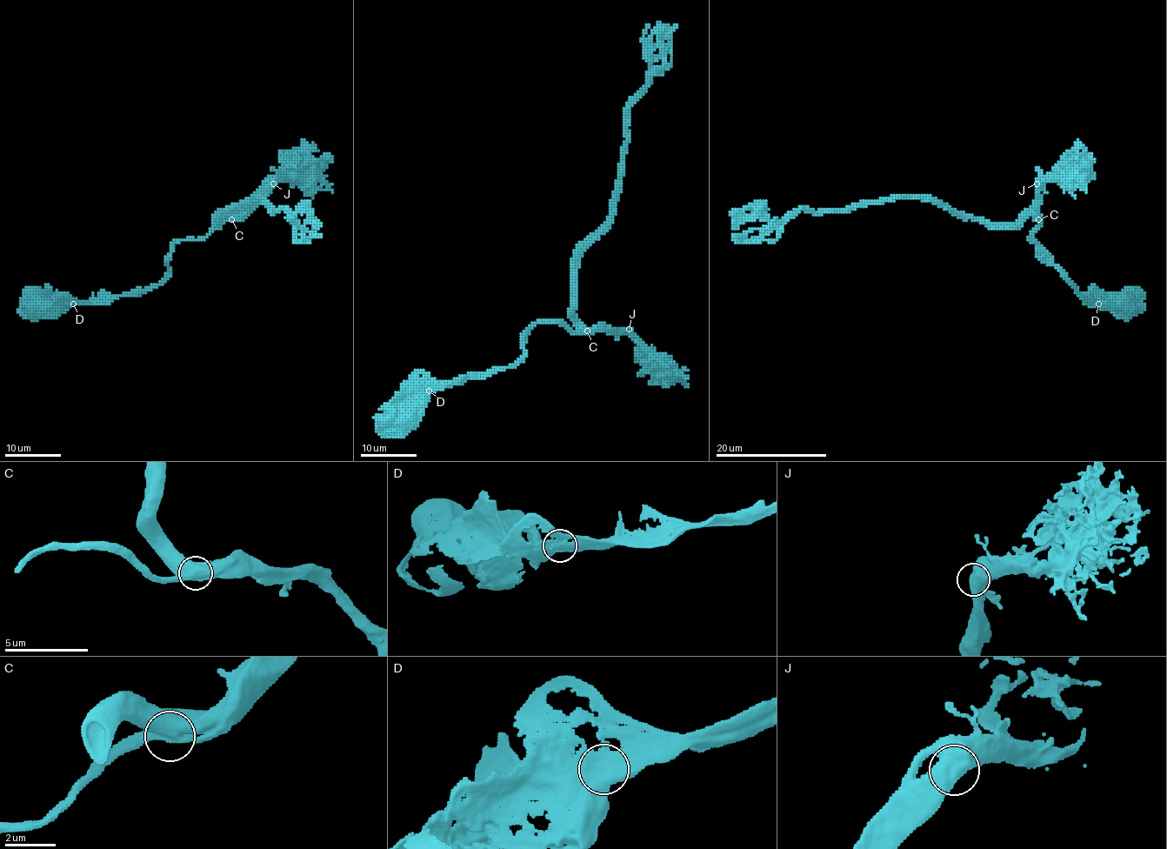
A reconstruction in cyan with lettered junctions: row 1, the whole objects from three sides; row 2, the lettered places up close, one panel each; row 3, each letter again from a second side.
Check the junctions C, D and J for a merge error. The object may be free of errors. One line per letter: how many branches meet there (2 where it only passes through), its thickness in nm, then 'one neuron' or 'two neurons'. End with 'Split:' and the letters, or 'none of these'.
C: 2 | 600 nm | one neuron
D: 2 | 600 nm | one neuron
J: 2 | 600 nm | one neuron
Split: none of these

